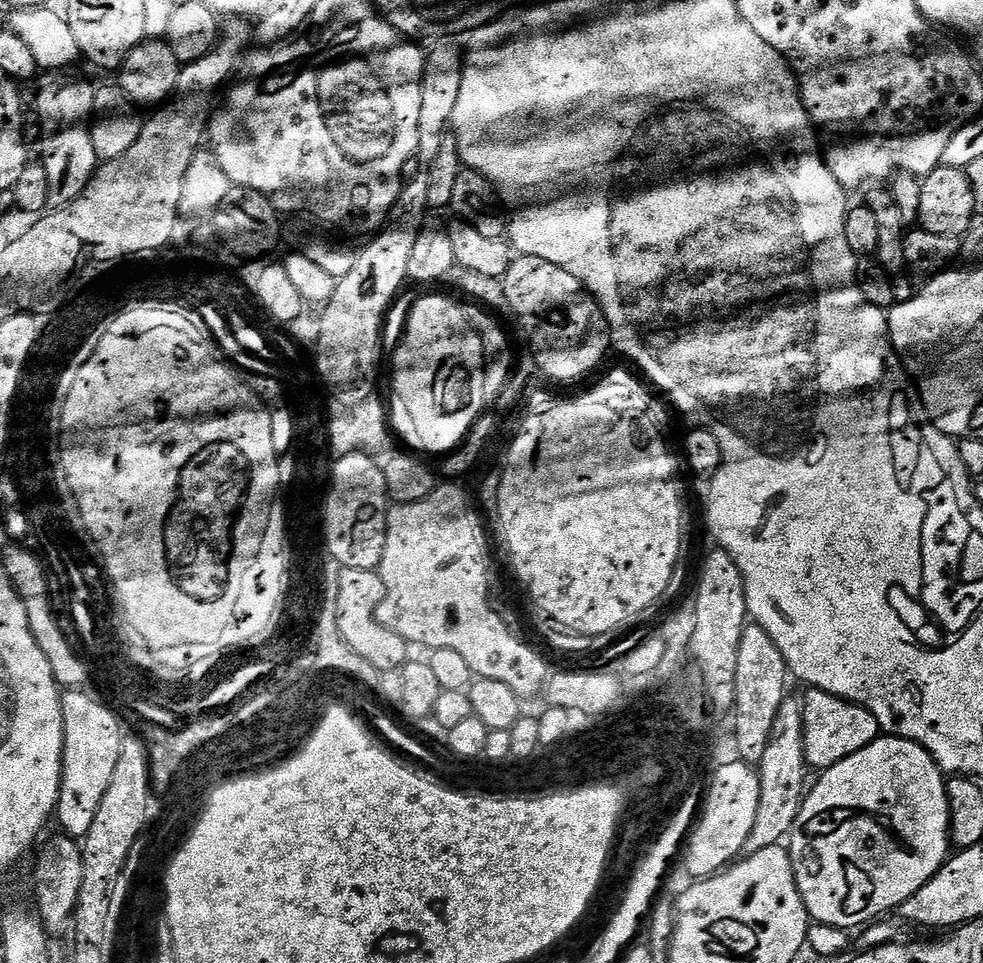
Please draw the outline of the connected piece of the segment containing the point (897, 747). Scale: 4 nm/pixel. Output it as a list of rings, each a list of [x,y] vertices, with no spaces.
[[[887,734],[881,735],[870,746],[858,750],[858,754],[850,754],[850,758],[838,762],[833,768],[823,769],[822,773],[823,776],[818,786],[815,786],[813,792],[804,797],[804,805],[792,828],[790,843],[787,845],[788,855],[792,857],[794,878],[809,917],[817,924],[829,924],[845,930],[853,930],[852,928],[856,927],[859,929],[861,926],[879,921],[883,917],[880,916],[883,912],[888,912],[891,908],[892,911],[899,909],[900,904],[906,902],[906,898],[918,894],[918,890],[922,890],[922,886],[926,886],[926,882],[930,882],[930,878],[938,874],[938,870],[948,859],[952,819],[948,809],[946,776],[934,762],[931,754],[922,746],[904,740],[901,736]]]

